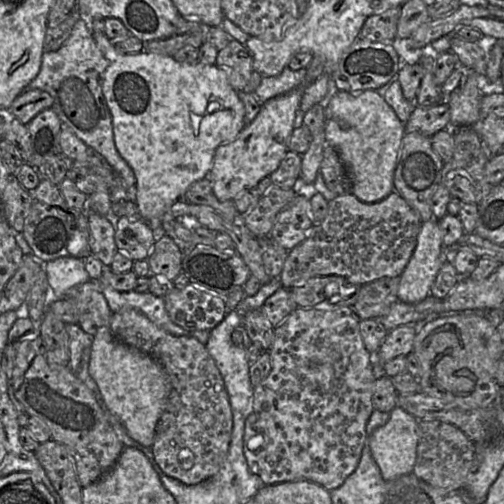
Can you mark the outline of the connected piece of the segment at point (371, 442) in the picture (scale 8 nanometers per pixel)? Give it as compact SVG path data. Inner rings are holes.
M400 406L393 408L389 414L386 424L375 429L367 439L367 445L369 445L372 456L386 481L395 480L413 471L419 443L419 421L413 415Z

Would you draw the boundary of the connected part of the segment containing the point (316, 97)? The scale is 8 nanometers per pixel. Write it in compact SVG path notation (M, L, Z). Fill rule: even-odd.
M322 73L304 89L301 103L296 113L294 128L303 125L304 115L312 106L321 104L325 108L330 98L338 91L331 74Z

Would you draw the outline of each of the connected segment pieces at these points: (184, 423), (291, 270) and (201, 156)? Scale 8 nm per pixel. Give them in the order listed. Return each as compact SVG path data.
M130 307L112 314L109 329L120 342L160 362L169 377L171 391L151 446L162 472L186 485L196 485L214 476L228 453L233 421L224 381L206 346L195 338L168 333Z
M397 192L375 203L365 203L353 194L340 195L328 202L324 220L314 224L306 239L287 253L279 279L282 287L291 289L313 277L336 275L362 286L384 277L400 277L415 247L422 221L416 210Z
M92 31L92 36L108 61L102 92L112 115L114 143L135 174L136 204L157 241L165 236L163 218L171 206L182 198L190 185L208 177L216 149L232 142L245 128L245 107L231 86L225 68L200 62L182 63L172 56L147 51L123 54L104 33Z

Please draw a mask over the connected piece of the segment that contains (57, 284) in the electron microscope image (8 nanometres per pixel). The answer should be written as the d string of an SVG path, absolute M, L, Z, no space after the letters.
M60 257L46 262L44 269L48 283L57 300L65 298L67 291L71 288L90 281L90 277L85 270L84 259Z

